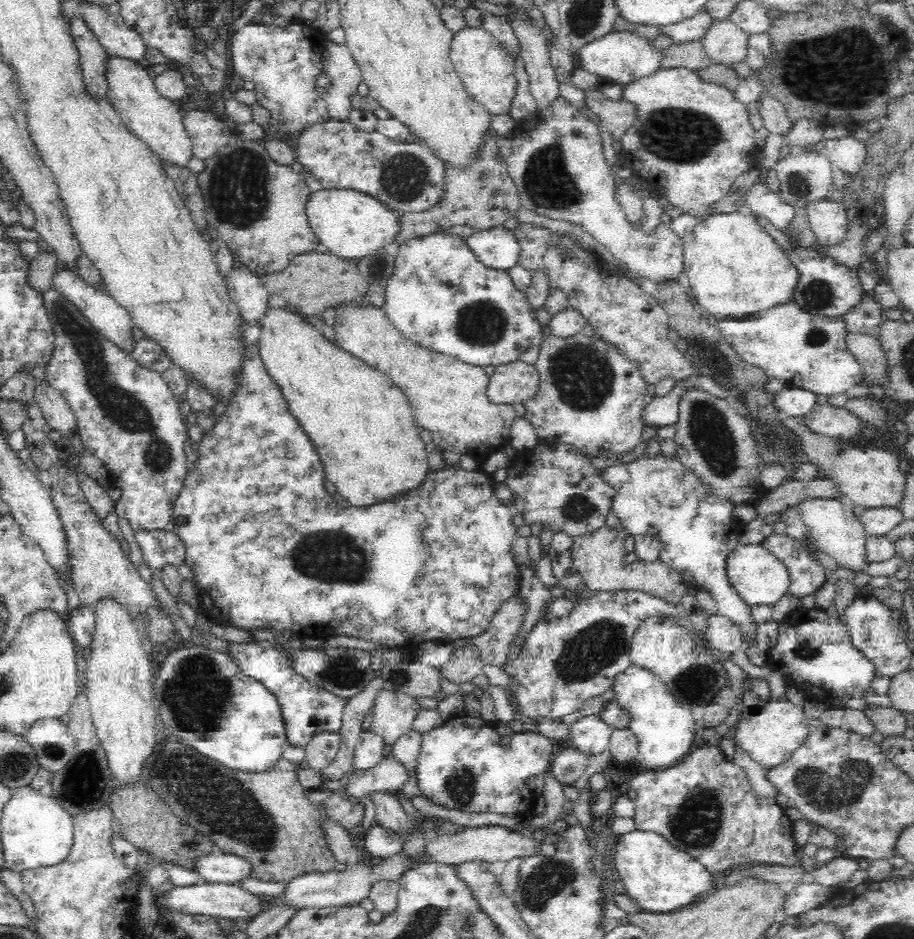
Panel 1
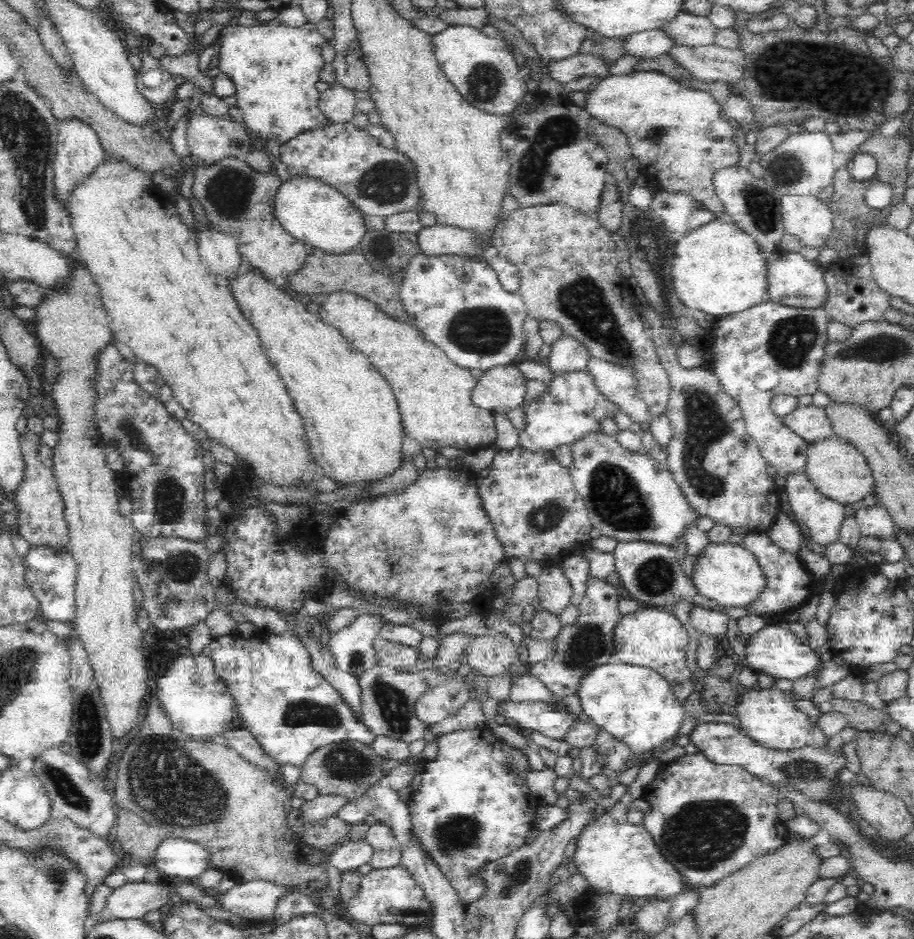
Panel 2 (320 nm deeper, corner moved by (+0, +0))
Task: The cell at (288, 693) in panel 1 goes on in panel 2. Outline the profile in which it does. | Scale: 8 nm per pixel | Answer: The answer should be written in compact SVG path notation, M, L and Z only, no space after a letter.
M289 630L267 637L257 635L244 639L239 634L213 637L201 653L214 662L216 675L228 683L236 697L240 711L240 722L260 742L268 756L281 764L290 763L299 768L316 748L340 741L358 741L372 746L375 735L356 722L350 707L342 700L339 692L311 665L308 647Z

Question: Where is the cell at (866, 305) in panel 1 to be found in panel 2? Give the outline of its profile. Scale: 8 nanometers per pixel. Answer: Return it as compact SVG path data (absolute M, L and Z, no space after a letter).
M835 260L826 266L824 279L828 287L828 300L824 302L823 309L834 322L849 327L876 322L884 318L885 312L890 308L890 296L874 280L869 264L860 266L856 262L850 264L846 260Z

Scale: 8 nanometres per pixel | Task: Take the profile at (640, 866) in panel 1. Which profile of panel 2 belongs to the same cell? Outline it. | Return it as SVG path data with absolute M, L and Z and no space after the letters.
M655 759L640 766L636 780L626 786L626 793L618 802L600 817L588 822L576 837L574 864L590 882L590 891L607 891L622 898L647 898L648 901L666 903L685 890L683 874L668 863L643 824L628 822L625 809L628 803L641 798L644 787L652 782L661 764Z

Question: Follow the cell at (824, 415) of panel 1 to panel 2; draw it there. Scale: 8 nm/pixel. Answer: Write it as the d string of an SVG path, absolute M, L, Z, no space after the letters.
M814 405L799 406L790 415L782 418L783 423L790 427L806 443L815 443L835 435L828 414L824 408Z

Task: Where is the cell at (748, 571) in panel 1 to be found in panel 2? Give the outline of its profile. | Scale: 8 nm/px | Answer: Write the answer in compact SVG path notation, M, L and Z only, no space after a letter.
M730 541L712 543L704 547L700 556L697 556L692 570L691 581L697 592L702 596L716 601L719 606L732 608L746 608L760 598L766 583L766 575L760 567L756 555L744 548L744 545L735 545Z

